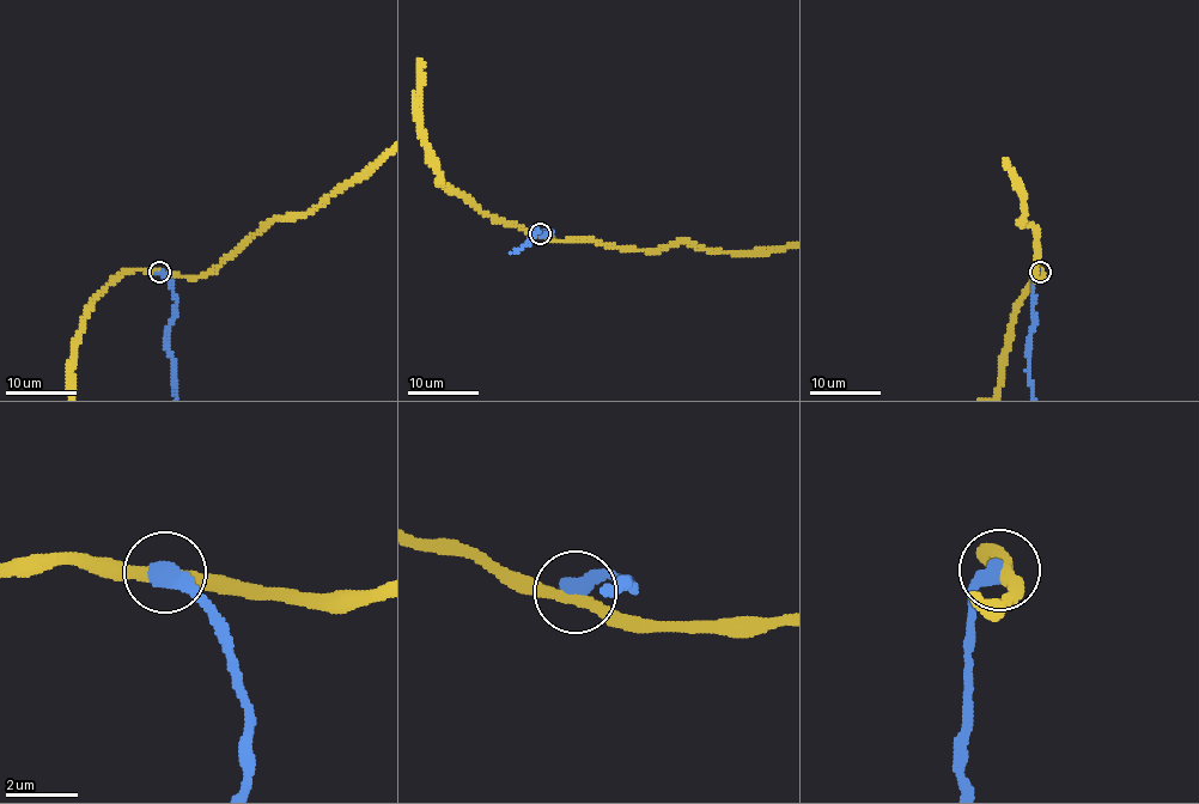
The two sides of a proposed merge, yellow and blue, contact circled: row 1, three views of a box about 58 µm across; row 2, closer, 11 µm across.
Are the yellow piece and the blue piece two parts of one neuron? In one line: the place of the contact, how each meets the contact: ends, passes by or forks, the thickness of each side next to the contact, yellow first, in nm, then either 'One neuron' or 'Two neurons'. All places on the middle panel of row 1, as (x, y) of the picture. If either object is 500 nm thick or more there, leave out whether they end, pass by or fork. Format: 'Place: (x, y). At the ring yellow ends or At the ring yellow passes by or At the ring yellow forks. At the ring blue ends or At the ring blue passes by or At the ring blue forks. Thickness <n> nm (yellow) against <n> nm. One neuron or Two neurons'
Place: (540, 233). At the ring yellow passes by. At the ring blue ends. Thickness 340 nm (yellow) against 480 nm. Two neurons

